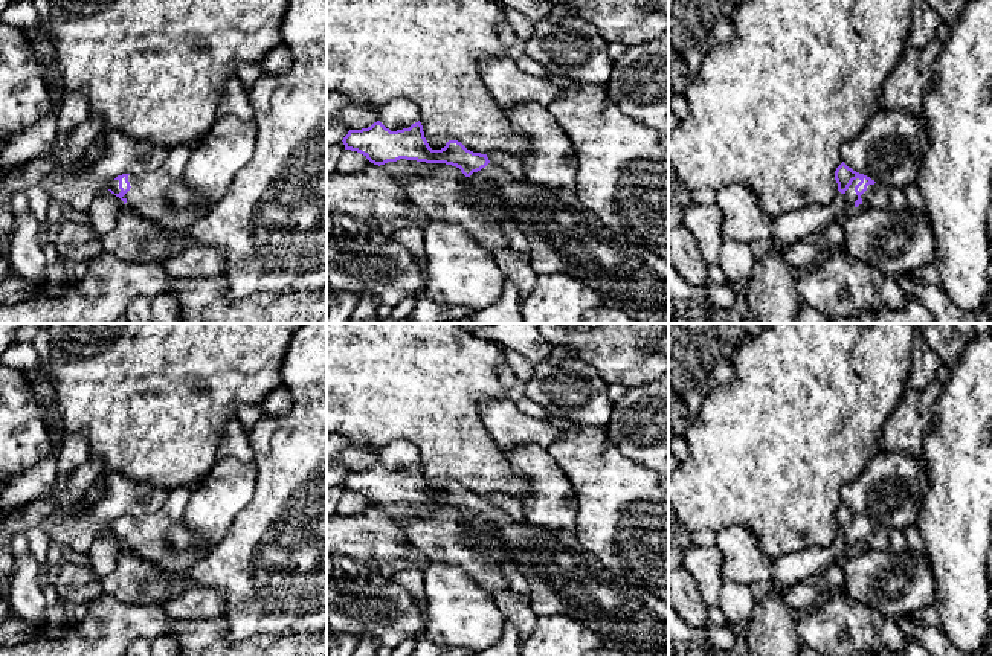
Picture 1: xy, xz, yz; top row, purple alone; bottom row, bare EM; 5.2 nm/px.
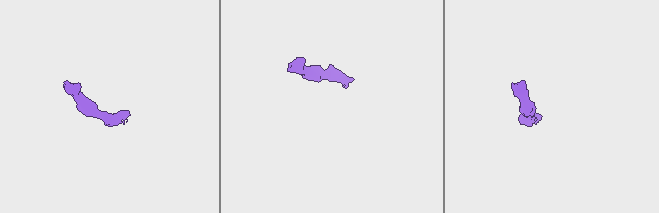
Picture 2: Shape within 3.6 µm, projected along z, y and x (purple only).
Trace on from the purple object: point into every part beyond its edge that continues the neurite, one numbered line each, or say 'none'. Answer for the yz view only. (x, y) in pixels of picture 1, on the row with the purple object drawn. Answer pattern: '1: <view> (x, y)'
1: yz (850, 194)

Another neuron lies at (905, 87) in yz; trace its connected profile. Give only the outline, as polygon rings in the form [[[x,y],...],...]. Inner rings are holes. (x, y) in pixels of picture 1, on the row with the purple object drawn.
[[[934,37],[926,46],[907,49],[882,87],[881,110],[922,111],[926,92],[936,81],[942,43]]]

